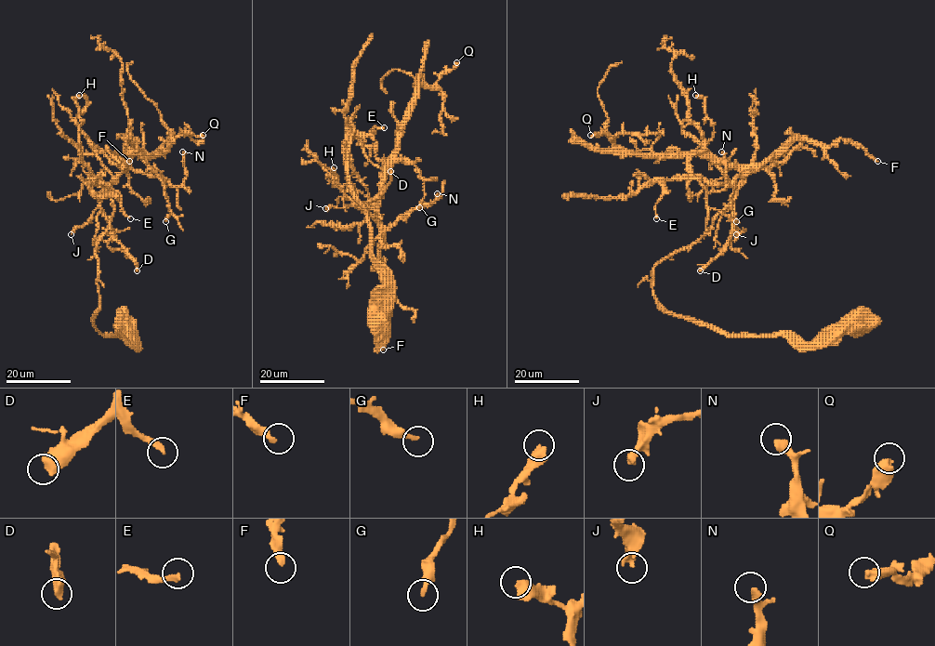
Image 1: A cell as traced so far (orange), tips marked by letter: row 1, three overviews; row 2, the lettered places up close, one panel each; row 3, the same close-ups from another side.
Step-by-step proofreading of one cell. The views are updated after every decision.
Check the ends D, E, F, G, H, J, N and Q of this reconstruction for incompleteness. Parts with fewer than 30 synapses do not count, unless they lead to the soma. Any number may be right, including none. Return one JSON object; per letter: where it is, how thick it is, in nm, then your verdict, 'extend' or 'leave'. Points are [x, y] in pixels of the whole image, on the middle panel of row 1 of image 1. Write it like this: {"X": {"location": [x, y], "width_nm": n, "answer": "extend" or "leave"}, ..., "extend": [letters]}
{"D": {"location": [390, 171], "width_nm": 550, "answer": "leave"}, "E": {"location": [384, 127], "width_nm": 240, "answer": "leave"}, "F": {"location": [383, 349], "width_nm": 320, "answer": "leave"}, "G": {"location": [419, 207], "width_nm": 240, "answer": "leave"}, "H": {"location": [334, 167], "width_nm": 480, "answer": "leave"}, "J": {"location": [325, 208], "width_nm": 320, "answer": "leave"}, "N": {"location": [437, 193], "width_nm": 400, "answer": "leave"}, "Q": {"location": [456, 62], "width_nm": 500, "answer": "leave"}, "extend": []}

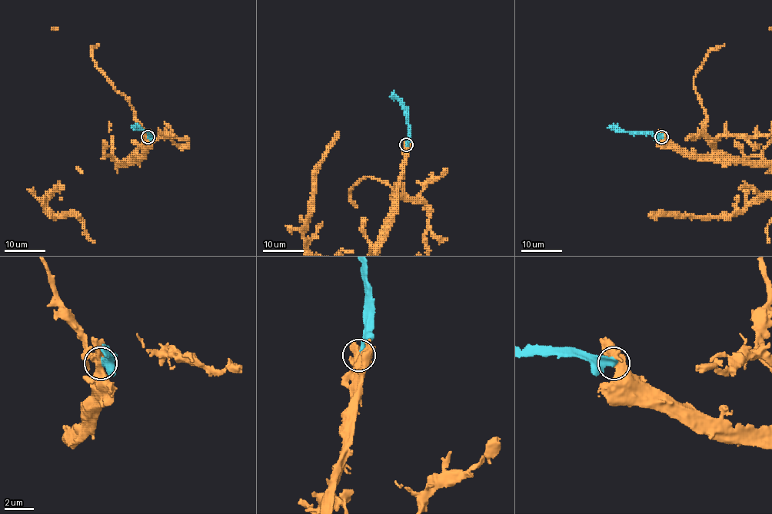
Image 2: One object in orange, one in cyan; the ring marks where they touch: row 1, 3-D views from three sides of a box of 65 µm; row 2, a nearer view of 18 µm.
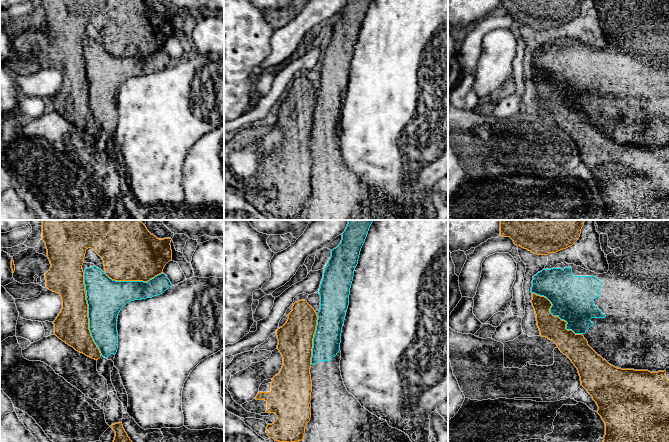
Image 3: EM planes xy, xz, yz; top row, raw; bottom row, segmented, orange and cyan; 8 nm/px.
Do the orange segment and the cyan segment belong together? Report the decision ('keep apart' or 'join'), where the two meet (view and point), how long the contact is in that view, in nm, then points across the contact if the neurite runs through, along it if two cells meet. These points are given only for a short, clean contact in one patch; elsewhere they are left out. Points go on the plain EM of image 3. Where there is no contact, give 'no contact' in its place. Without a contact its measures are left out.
keep apart; meets orange in yz at (555, 92); contact 550 nm long

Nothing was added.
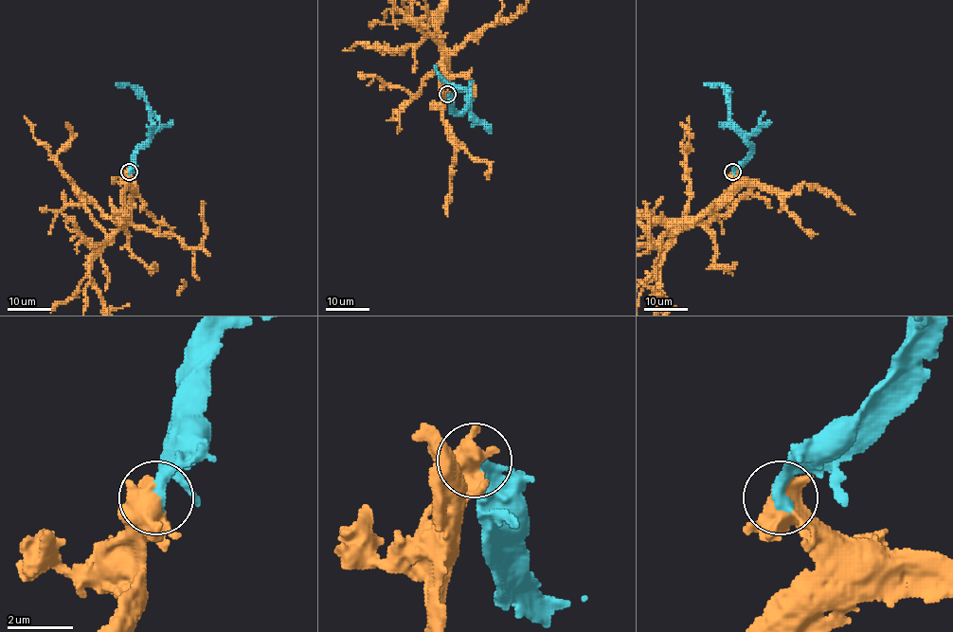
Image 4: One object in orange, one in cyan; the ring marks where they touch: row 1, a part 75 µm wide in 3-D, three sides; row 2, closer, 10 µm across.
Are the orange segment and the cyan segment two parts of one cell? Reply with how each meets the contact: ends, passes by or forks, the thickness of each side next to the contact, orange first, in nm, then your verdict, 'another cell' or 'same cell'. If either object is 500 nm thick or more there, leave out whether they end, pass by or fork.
calibres 550 and 460 nm; same cell

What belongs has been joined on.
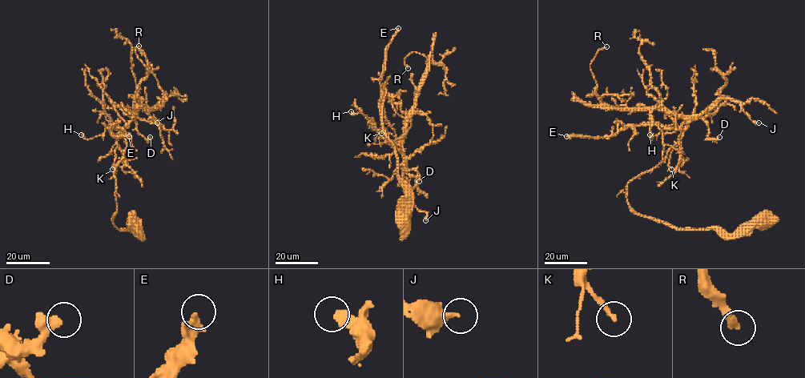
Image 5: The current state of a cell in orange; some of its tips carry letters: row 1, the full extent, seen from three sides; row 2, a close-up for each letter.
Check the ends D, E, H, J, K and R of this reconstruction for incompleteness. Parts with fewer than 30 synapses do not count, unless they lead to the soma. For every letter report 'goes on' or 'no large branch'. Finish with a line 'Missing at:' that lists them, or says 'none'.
D: no large branch
E: goes on
H: no large branch
J: no large branch
K: no large branch
R: no large branch
Missing at: E

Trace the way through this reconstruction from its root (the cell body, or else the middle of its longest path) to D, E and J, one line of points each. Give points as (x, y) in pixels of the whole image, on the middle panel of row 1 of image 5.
D: (400, 222), (405, 182), (383, 124), (384, 88), (384, 118), (396, 134), (392, 146), (419, 181)
E: (400, 222), (405, 182), (383, 124), (384, 88), (391, 144), (380, 109), (386, 47), (398, 28)
J: (400, 222), (405, 182), (383, 124), (384, 88), (384, 118), (404, 162), (404, 193), (427, 213), (425, 220)

